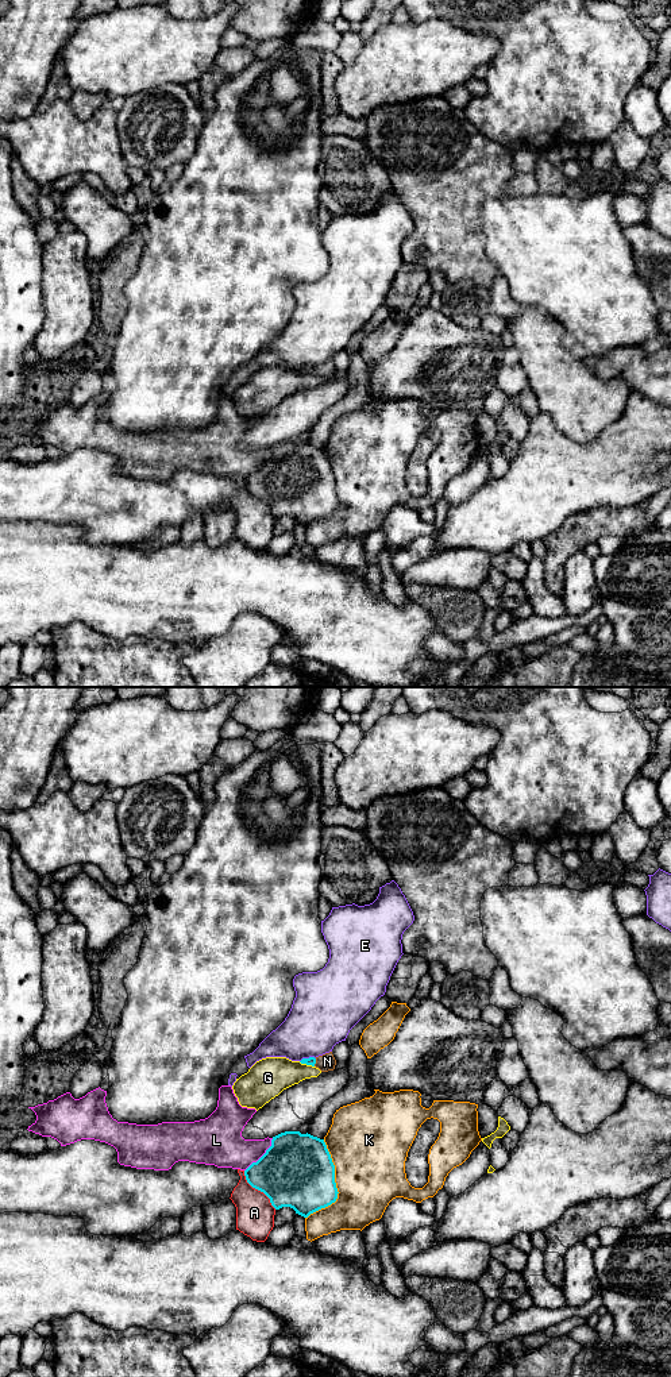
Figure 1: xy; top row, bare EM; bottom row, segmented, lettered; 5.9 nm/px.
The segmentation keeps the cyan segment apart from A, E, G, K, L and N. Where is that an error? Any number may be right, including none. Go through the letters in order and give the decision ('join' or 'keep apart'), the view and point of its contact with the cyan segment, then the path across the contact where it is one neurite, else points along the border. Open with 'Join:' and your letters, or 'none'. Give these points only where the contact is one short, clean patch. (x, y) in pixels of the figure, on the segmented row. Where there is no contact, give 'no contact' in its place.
Join: N
A: keep apart; meets cyan in xy at (258, 1190)
E: keep apart; meets cyan in xy at (307, 1059)
G: keep apart; meets cyan in xy at (307, 1064)
K: keep apart; meets cyan in xy at (335, 1185)
L: keep apart; meets cyan in xy at (262, 1156)
N: join; meets cyan in xy at (315, 1063); runs through xy (309, 1061), (315, 1063), (327, 1061)

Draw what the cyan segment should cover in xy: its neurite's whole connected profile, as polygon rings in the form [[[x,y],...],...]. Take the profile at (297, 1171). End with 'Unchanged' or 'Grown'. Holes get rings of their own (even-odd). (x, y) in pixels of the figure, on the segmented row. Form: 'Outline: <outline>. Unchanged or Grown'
Outline: [[[285,1131],[246,1170],[247,1183],[263,1192],[275,1210],[290,1207],[308,1218],[336,1202],[335,1165],[324,1139]]]. Unchanged

